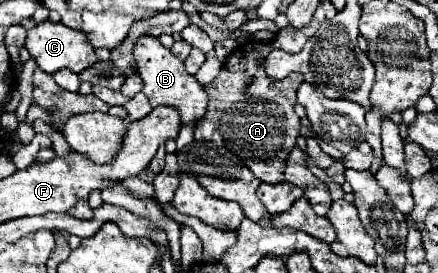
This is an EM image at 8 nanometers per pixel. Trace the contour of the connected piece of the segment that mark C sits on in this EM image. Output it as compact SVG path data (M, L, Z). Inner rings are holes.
M42 22L42 24L36 24L32 30L28 30L28 38L26 38L26 44L28 52L34 56L36 64L40 66L40 70L48 72L48 74L54 74L62 68L70 68L72 72L82 72L90 66L94 66L98 62L98 56L96 56L96 50L94 46L90 44L86 32L76 32L68 26L64 26L62 22L54 24L54 22Z

